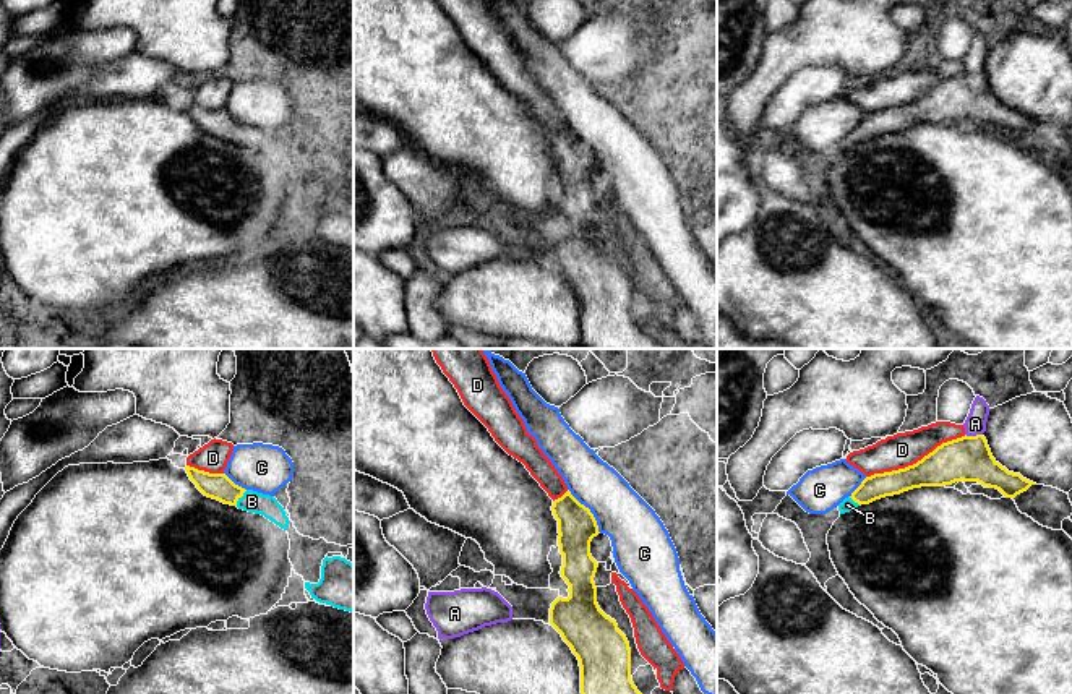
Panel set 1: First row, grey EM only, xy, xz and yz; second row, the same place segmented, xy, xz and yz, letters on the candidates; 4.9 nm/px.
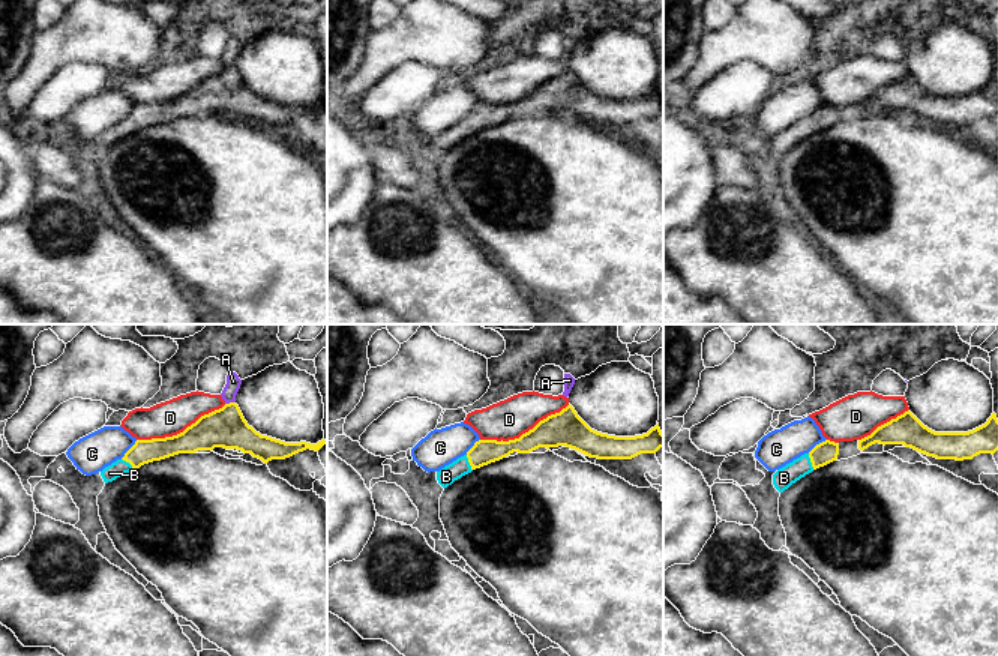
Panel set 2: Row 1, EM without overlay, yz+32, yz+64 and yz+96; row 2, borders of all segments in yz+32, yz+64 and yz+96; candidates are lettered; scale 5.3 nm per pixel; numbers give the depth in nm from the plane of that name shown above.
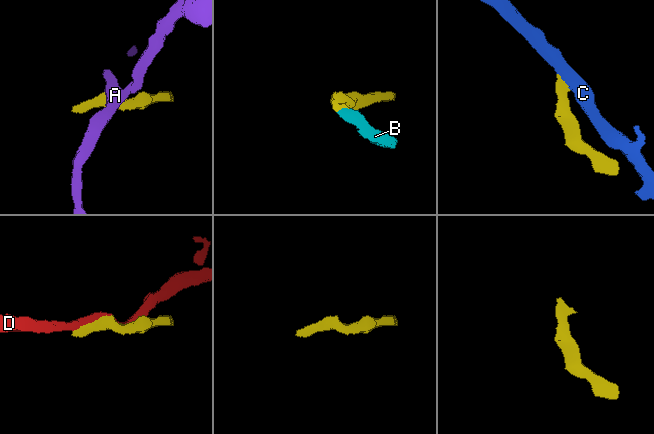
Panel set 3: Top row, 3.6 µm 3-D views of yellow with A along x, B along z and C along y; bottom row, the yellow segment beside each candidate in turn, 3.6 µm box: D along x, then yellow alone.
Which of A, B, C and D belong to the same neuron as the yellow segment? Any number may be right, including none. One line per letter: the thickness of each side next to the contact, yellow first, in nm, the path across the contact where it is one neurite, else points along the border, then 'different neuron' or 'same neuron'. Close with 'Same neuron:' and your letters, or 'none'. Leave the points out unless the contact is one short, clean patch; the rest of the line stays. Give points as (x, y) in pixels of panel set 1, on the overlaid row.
A: 220/110 nm | along yz (965, 433), (981, 435) | different neuron
B: 130/110 nm | across xy (219, 487), (240, 496), (252, 501) | same neuron
C: 190/260 nm | along xz (568, 488), (589, 509), (600, 532) | different neuron
D: 220/170 nm | different neuron
Same neuron: B

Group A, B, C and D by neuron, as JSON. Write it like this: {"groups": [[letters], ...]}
{"groups": [["A"], ["B"], ["C"], ["D"]]}

